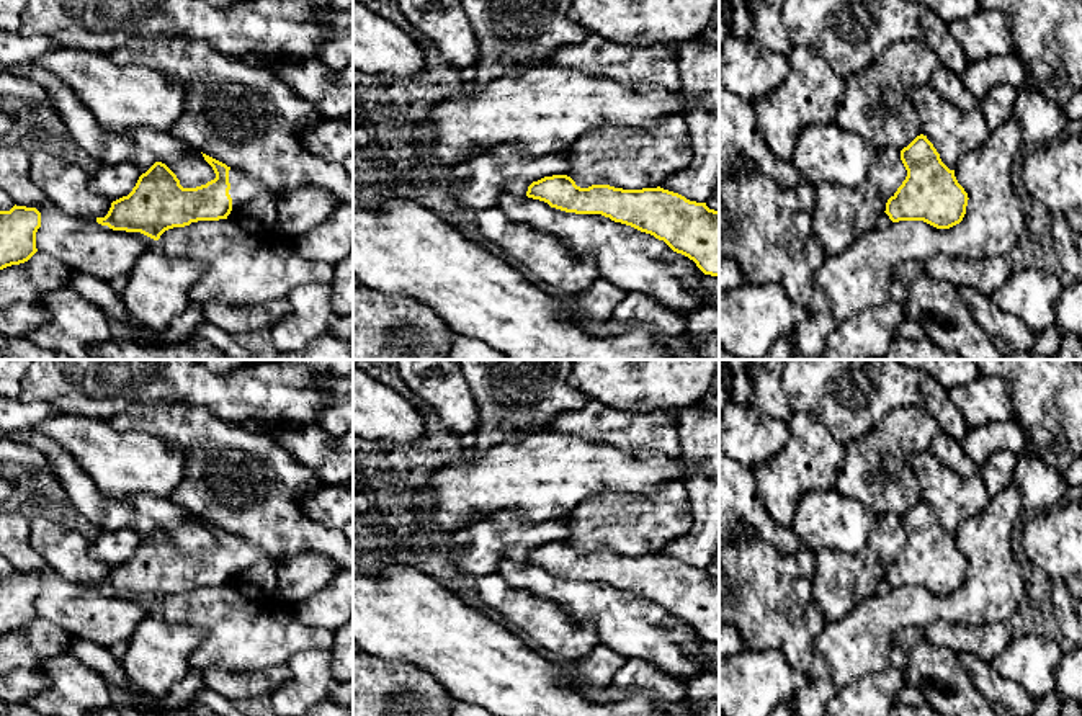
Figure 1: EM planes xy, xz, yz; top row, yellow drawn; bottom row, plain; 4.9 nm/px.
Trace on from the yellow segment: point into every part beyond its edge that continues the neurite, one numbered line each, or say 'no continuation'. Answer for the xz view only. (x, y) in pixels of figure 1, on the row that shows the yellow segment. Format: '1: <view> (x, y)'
no continuation

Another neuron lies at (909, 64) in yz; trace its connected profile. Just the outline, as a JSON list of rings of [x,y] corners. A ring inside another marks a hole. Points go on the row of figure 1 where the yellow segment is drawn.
[[[920,38],[889,46],[870,67],[845,80],[834,123],[866,139],[876,152],[902,150],[922,134],[910,93],[928,85],[938,65]]]

